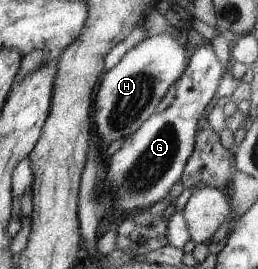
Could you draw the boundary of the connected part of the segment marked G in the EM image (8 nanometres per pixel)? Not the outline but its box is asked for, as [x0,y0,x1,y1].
[107,40,225,212]

